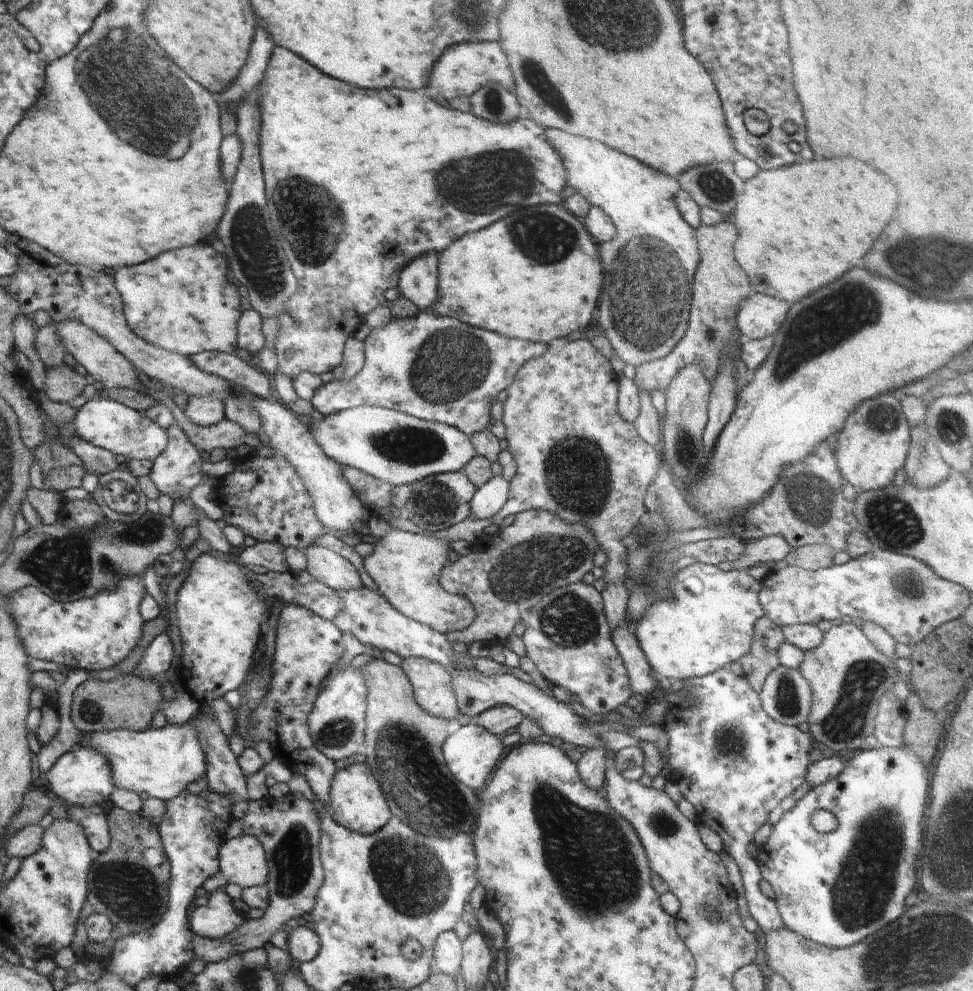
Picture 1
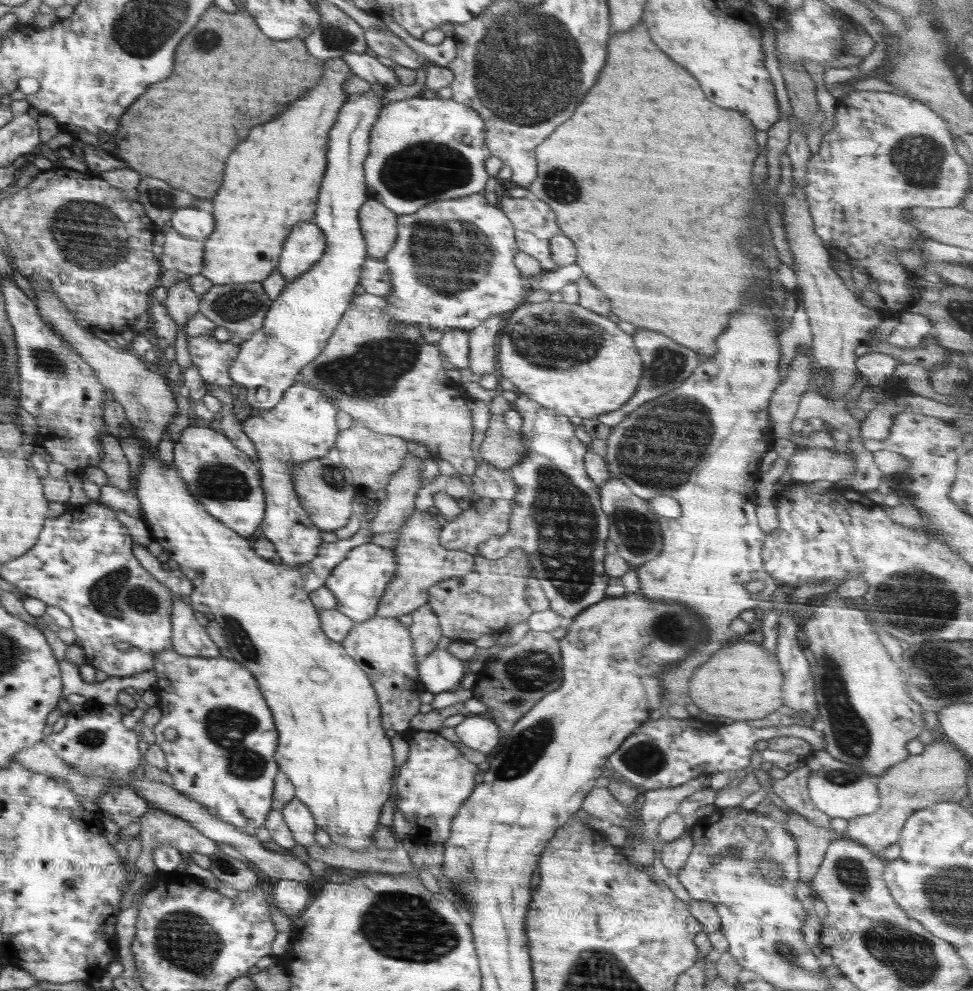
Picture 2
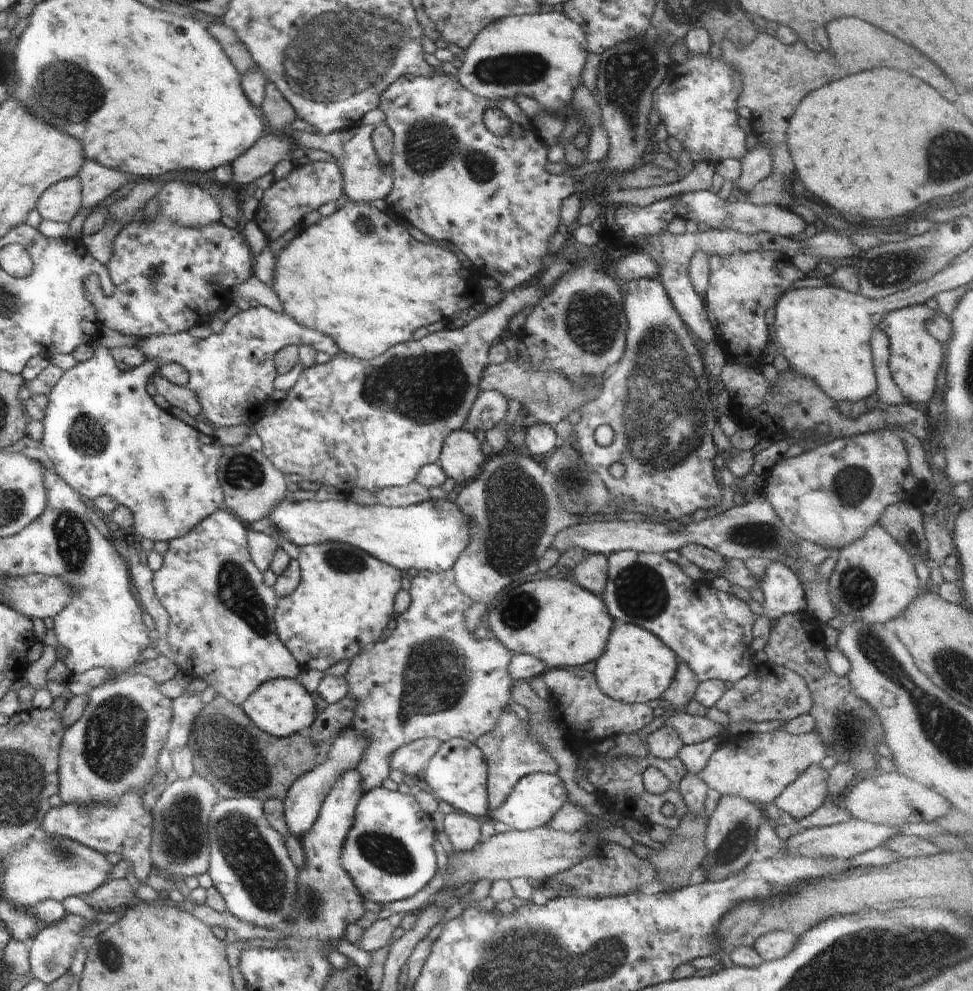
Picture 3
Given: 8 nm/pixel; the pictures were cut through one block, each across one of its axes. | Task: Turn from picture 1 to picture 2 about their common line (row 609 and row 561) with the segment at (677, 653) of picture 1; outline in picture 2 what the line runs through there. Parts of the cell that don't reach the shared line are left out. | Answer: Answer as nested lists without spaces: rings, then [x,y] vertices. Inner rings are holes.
[[[750,304],[746,310],[742,312],[736,312],[730,320],[730,328],[718,336],[716,340],[716,346],[718,346],[718,354],[714,358],[710,358],[708,362],[700,364],[694,374],[690,375],[690,378],[684,380],[684,383],[680,384],[678,390],[672,390],[659,398],[654,398],[648,403],[638,406],[634,412],[630,412],[618,426],[614,426],[611,429],[610,436],[607,438],[606,453],[604,455],[605,462],[607,463],[607,468],[609,473],[613,478],[622,480],[624,484],[638,497],[649,501],[657,496],[670,496],[674,500],[678,500],[680,504],[680,510],[682,510],[682,515],[678,519],[669,519],[666,517],[658,516],[660,523],[660,528],[662,531],[662,552],[654,558],[654,560],[649,560],[636,568],[639,577],[639,582],[643,596],[647,596],[649,600],[653,602],[666,602],[674,601],[679,602],[681,606],[686,606],[690,611],[694,611],[696,615],[700,615],[702,623],[704,623],[704,628],[710,628],[706,632],[710,632],[710,640],[708,644],[702,644],[698,646],[698,650],[680,664],[680,668],[676,672],[664,672],[662,674],[662,680],[668,688],[668,694],[680,690],[680,688],[686,688],[686,672],[692,672],[694,668],[698,668],[702,662],[706,662],[706,658],[712,654],[712,650],[718,650],[720,648],[720,642],[724,640],[724,634],[726,634],[726,628],[728,632],[730,631],[730,624],[734,618],[738,617],[742,611],[748,609],[758,608],[758,603],[762,601],[771,601],[773,597],[777,596],[778,588],[774,578],[770,577],[768,572],[764,570],[764,560],[762,560],[761,552],[762,545],[766,536],[765,532],[758,527],[758,518],[756,518],[756,506],[757,506],[757,494],[754,490],[754,484],[758,482],[761,472],[758,470],[758,461],[762,458],[762,455],[768,450],[771,450],[774,446],[774,430],[772,426],[768,424],[768,403],[770,403],[770,398],[774,393],[774,390],[782,382],[780,381],[780,368],[779,360],[781,359],[781,348],[778,348],[778,340],[776,340],[776,323],[778,322],[778,310],[772,310],[768,304]],[[752,580],[760,580],[764,584],[764,589],[753,596],[752,593],[746,590],[746,584],[752,582]]]

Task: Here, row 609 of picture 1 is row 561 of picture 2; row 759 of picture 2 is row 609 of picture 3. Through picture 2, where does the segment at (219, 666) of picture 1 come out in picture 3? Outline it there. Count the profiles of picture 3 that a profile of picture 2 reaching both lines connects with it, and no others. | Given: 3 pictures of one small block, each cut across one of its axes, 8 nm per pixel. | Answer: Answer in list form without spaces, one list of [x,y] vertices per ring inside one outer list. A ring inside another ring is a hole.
[[[341,542],[302,546],[299,552],[302,578],[292,594],[277,599],[276,632],[302,670],[324,672],[336,662],[354,658],[382,636],[395,613],[394,597],[402,588],[400,571]]]

